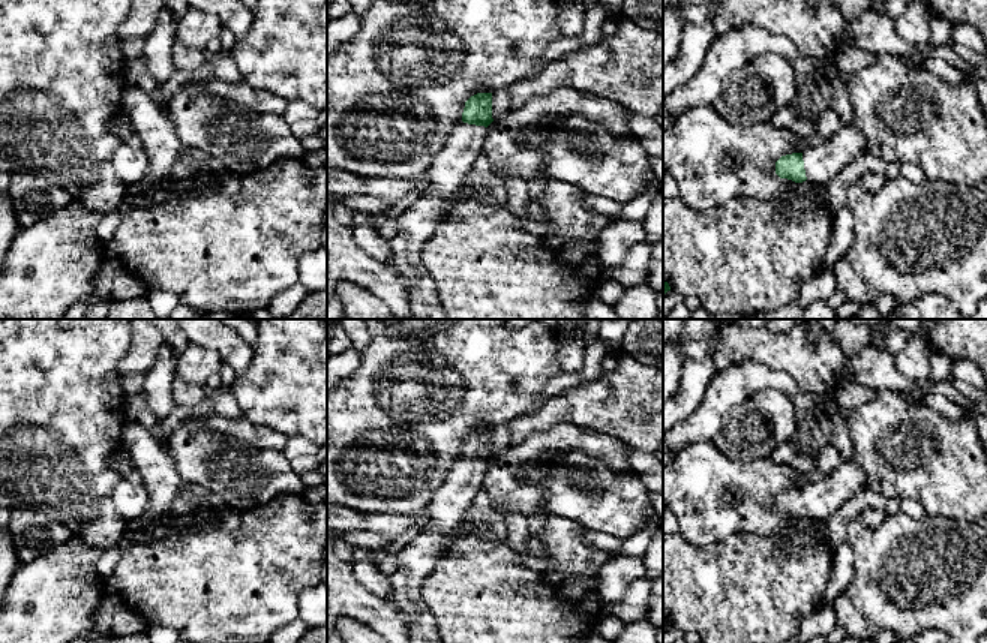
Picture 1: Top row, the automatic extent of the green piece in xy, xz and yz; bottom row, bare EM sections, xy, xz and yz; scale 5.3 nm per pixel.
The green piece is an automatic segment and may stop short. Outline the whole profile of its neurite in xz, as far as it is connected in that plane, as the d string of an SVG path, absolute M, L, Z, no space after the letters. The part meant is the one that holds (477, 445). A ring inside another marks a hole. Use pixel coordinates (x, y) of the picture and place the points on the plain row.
M477 429L471 432L465 438L462 456L453 463L444 484L434 493L423 513L426 526L410 544L398 552L398 568L390 576L390 600L394 607L405 615L404 621L408 627L411 643L442 643L434 615L426 610L424 603L420 600L420 586L434 571L440 555L448 549L448 535L462 523L477 492L483 489L486 463L492 457L492 429Z

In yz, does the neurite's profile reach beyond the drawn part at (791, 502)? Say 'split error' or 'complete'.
split error

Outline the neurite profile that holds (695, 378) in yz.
M714 351L704 360L684 360L680 385L663 405L663 435L696 411L716 372Z

